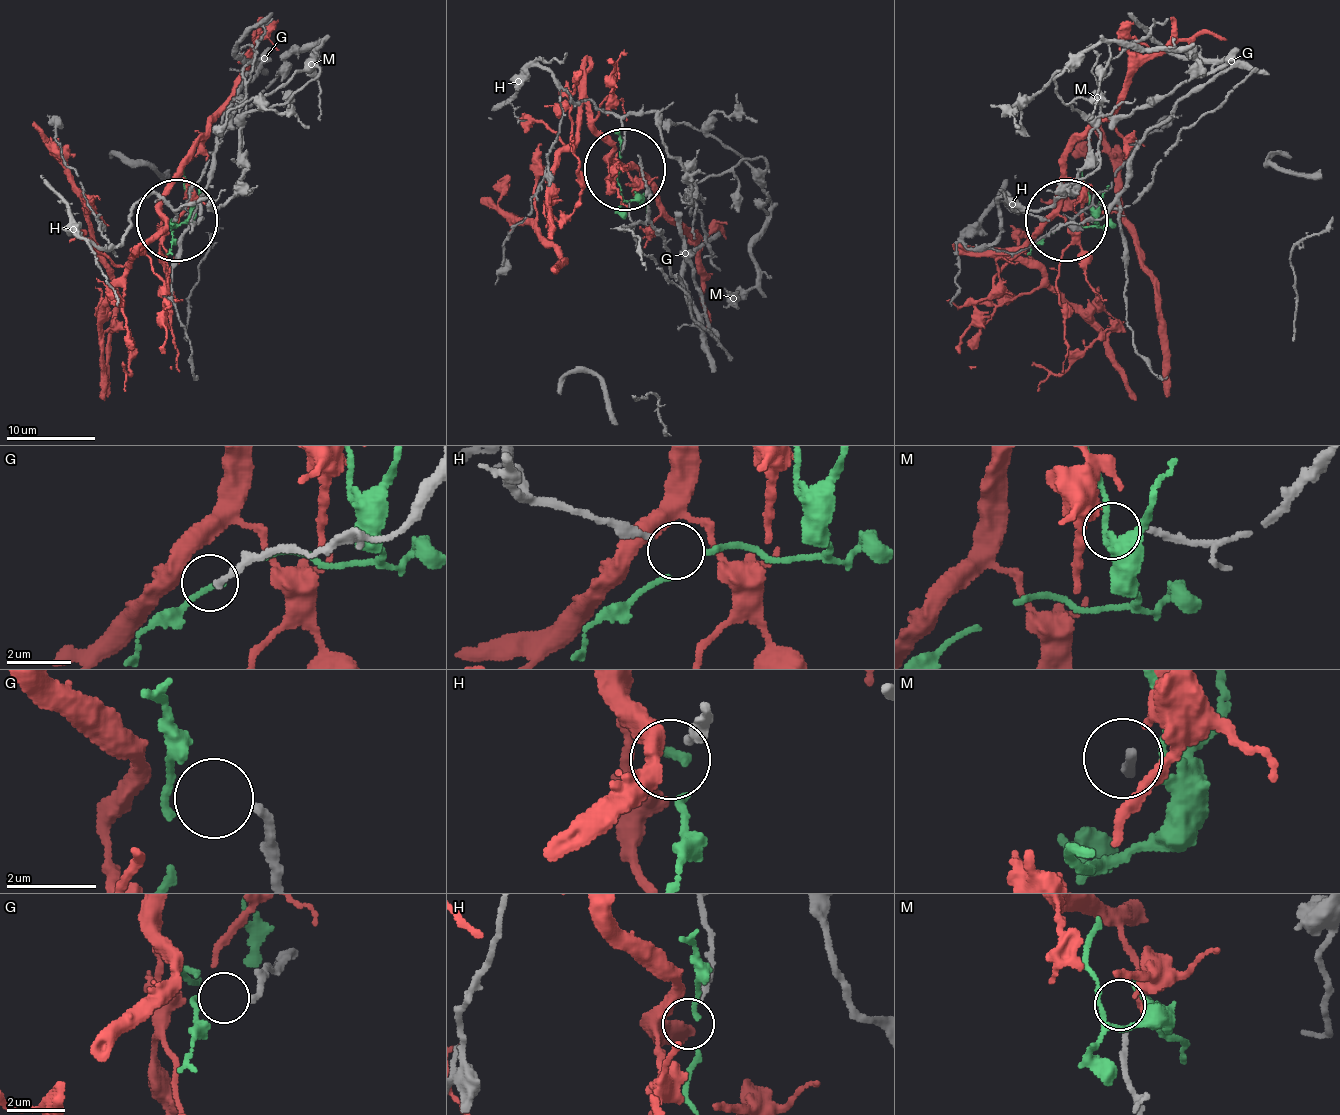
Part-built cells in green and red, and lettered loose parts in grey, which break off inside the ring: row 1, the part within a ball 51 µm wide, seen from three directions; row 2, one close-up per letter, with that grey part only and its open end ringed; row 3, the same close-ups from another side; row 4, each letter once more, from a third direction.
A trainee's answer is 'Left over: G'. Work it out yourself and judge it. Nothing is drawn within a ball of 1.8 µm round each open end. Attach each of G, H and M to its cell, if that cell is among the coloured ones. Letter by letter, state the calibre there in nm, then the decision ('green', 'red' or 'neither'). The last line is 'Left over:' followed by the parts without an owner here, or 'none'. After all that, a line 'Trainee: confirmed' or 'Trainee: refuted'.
G: 200 nm thick; neither
H: 240 nm thick; green
M: 170 nm thick; neither
Left over: G, M
Trainee: refuted

